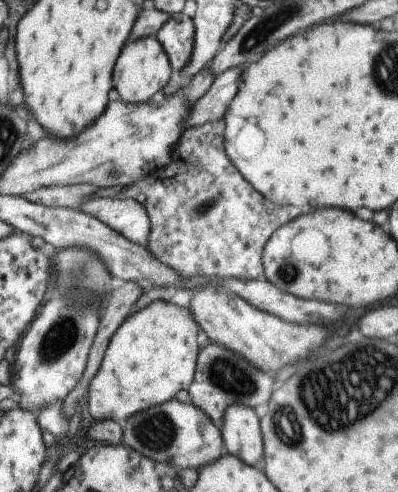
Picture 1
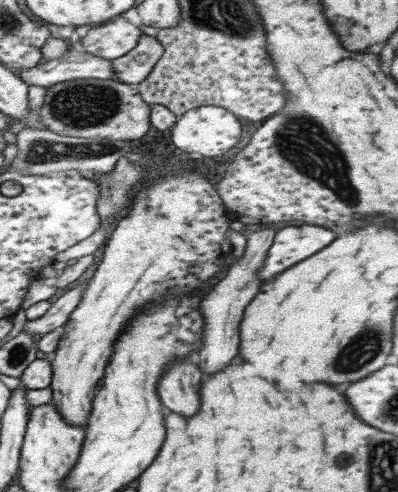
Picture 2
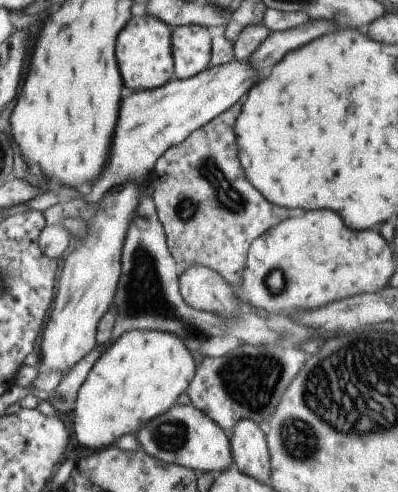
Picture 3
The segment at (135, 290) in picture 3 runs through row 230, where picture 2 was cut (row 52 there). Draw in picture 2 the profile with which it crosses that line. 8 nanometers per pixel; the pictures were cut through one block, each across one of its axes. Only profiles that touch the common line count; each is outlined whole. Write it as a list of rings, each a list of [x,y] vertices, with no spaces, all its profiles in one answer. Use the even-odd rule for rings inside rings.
[[[141,34],[135,48],[115,60],[113,62],[113,78],[117,82],[129,84],[129,86],[137,86],[139,82],[143,82],[147,78],[147,74],[153,70],[153,66],[157,64],[157,60],[163,56],[163,46],[159,44],[157,38],[153,36],[145,36]]]

